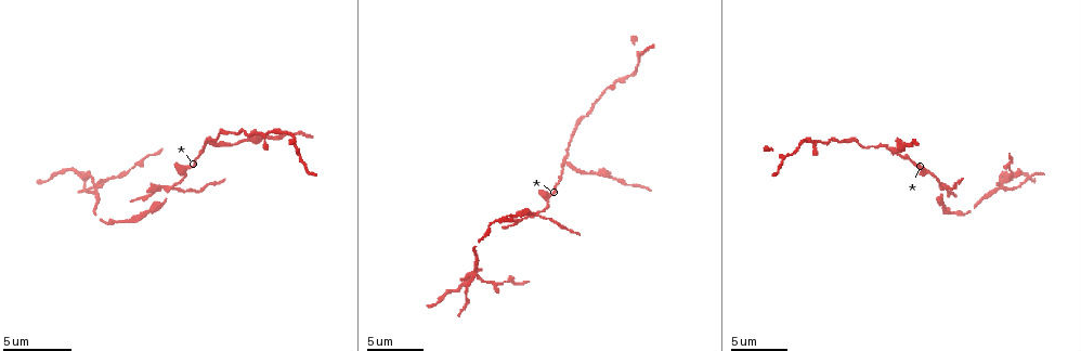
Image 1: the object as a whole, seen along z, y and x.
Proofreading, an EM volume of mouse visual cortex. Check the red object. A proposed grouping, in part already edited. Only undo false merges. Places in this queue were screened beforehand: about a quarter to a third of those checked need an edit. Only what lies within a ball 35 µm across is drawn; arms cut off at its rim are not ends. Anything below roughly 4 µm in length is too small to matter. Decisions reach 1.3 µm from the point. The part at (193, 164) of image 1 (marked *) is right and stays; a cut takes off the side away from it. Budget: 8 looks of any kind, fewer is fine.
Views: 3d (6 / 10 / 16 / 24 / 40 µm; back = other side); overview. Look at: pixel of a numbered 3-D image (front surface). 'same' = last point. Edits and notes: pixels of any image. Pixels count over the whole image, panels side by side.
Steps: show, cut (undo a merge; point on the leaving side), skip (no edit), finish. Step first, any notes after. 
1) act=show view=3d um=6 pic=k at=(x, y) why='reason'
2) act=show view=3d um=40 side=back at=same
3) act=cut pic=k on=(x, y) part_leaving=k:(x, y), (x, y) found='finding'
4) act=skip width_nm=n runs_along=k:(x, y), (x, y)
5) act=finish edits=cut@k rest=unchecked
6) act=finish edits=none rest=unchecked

act=show view=3d um=16 pic=1 at=(940, 187) why='looks like a crossing'

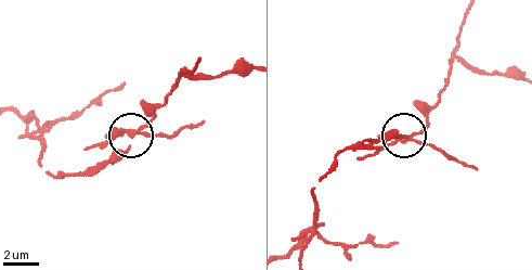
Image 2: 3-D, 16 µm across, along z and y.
act=cut pic=2 on=(107, 138) width_nm=210 part_leaving=2:(134, 132), (177, 134), (202, 121) found='two neurons meet here'

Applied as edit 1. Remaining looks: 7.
act=show view=overview

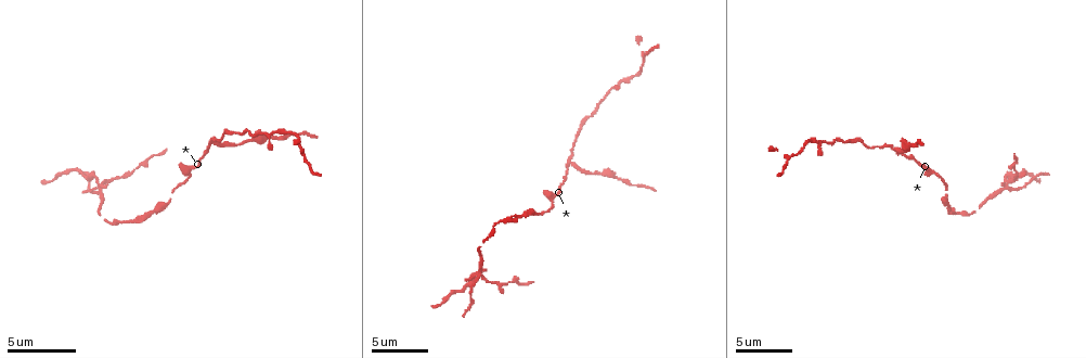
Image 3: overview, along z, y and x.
act=show view=3d um=16 pic=3 at=(98, 181)

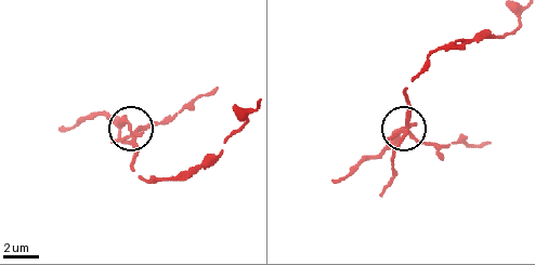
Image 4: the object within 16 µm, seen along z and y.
act=show view=3d um=16 side=back pic=4 at=(135, 129)

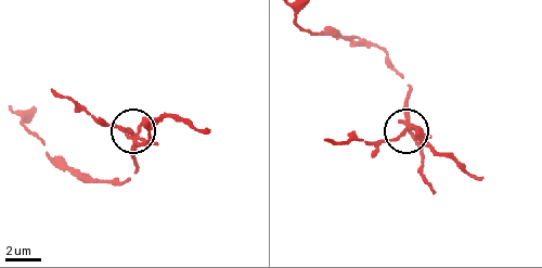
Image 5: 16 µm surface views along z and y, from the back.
act=cut pic=5 on=(424, 142) arms=5 part_leaving=5:(407, 125), (386, 141), (326, 141) found='two neurons meet here'

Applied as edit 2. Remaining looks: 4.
act=show view=3d um=6 pic=3 at=(574, 165) why='three-way junction'

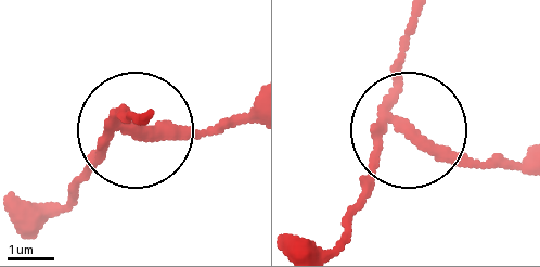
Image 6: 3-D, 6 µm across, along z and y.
act=show view=3d um=6 side=back pic=6 at=(403, 127)

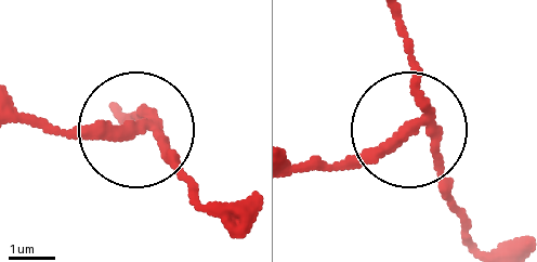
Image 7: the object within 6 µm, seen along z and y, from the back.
act=cut pic=7 on=(97, 139) part_leaving=7:(148, 130), (25, 121) found='a second neuron is stuck on'

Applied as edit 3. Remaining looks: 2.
act=show view=overview why='redraw'

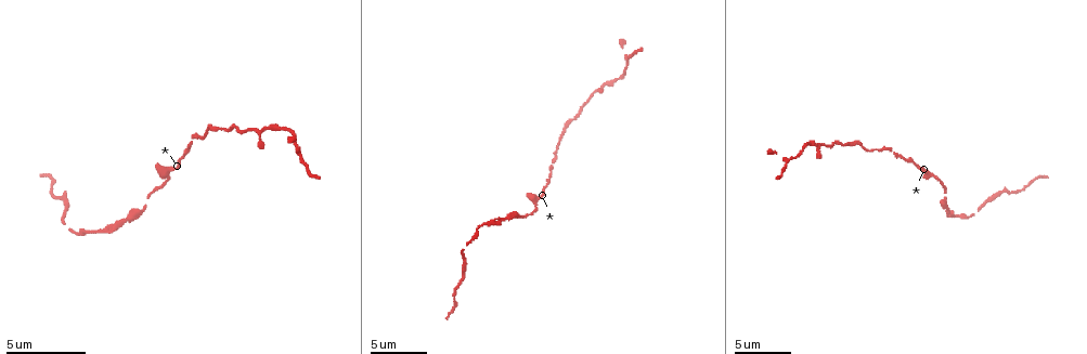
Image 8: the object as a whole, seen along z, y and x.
act=show view=3d um=16 pic=8 at=(594, 90) why='side arm on a straight run'

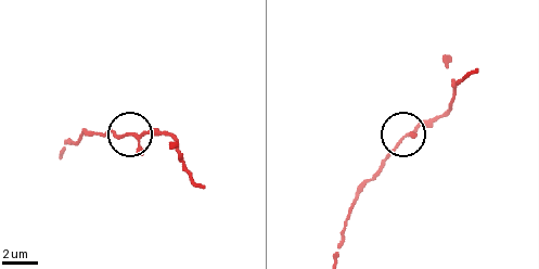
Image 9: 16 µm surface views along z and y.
act=skip arms=3 found='continuous, no second neuron'

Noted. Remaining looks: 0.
act=finish edits=cut@2,cut@5,cut@7 rest=unchecked

